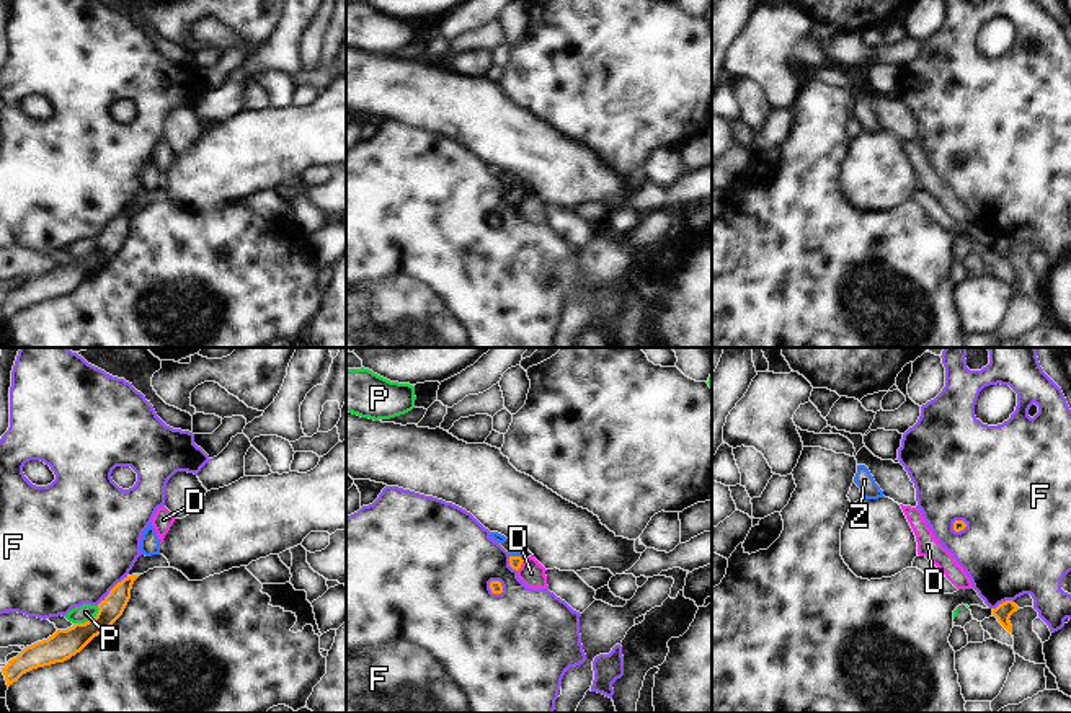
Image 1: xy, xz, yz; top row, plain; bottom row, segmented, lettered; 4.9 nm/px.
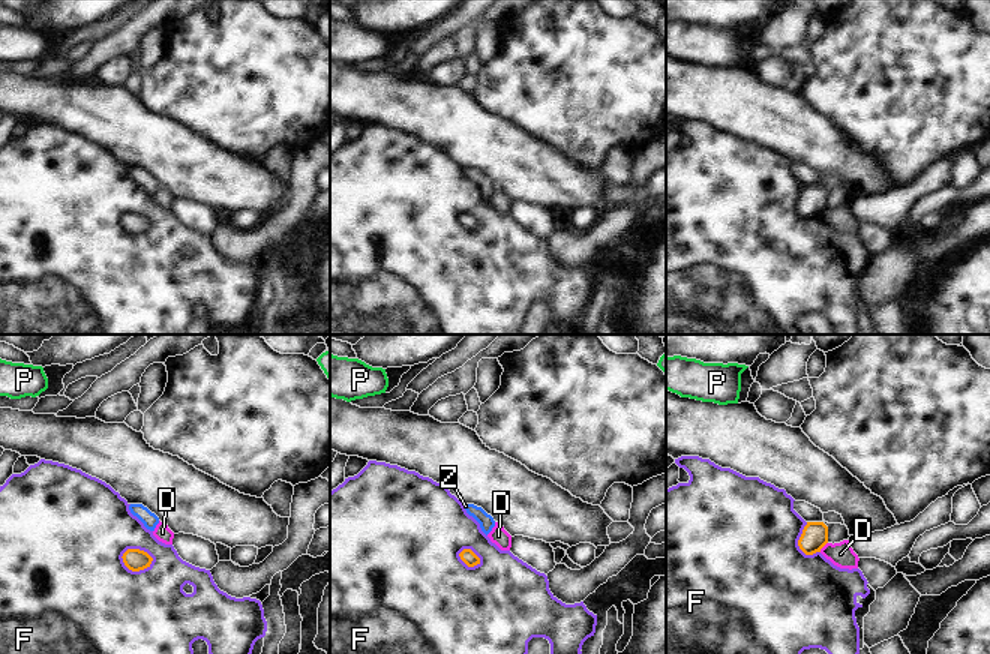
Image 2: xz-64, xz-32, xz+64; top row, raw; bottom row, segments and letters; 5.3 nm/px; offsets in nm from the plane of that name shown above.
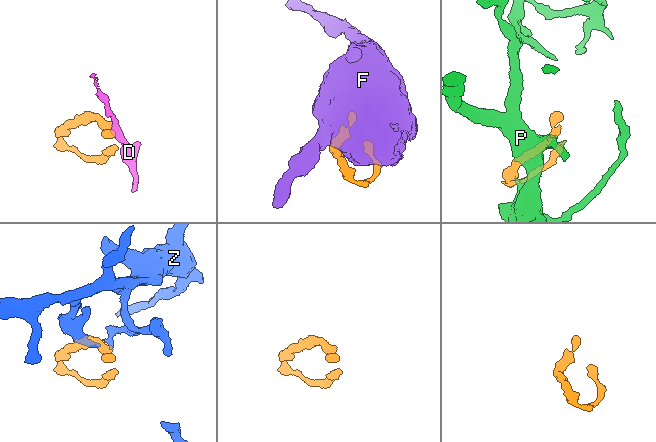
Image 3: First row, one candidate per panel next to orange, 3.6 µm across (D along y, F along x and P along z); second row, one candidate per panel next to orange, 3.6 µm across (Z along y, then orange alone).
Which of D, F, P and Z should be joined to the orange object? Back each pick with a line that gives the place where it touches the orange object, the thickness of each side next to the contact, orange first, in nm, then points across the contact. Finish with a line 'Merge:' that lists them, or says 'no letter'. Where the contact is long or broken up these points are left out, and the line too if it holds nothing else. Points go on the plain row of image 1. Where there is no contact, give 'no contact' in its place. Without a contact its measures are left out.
Z: contact xz (516, 191); calibres 60 and 30 nm; way xz (515, 196), (516, 191), (513, 186)
Merge: Z

